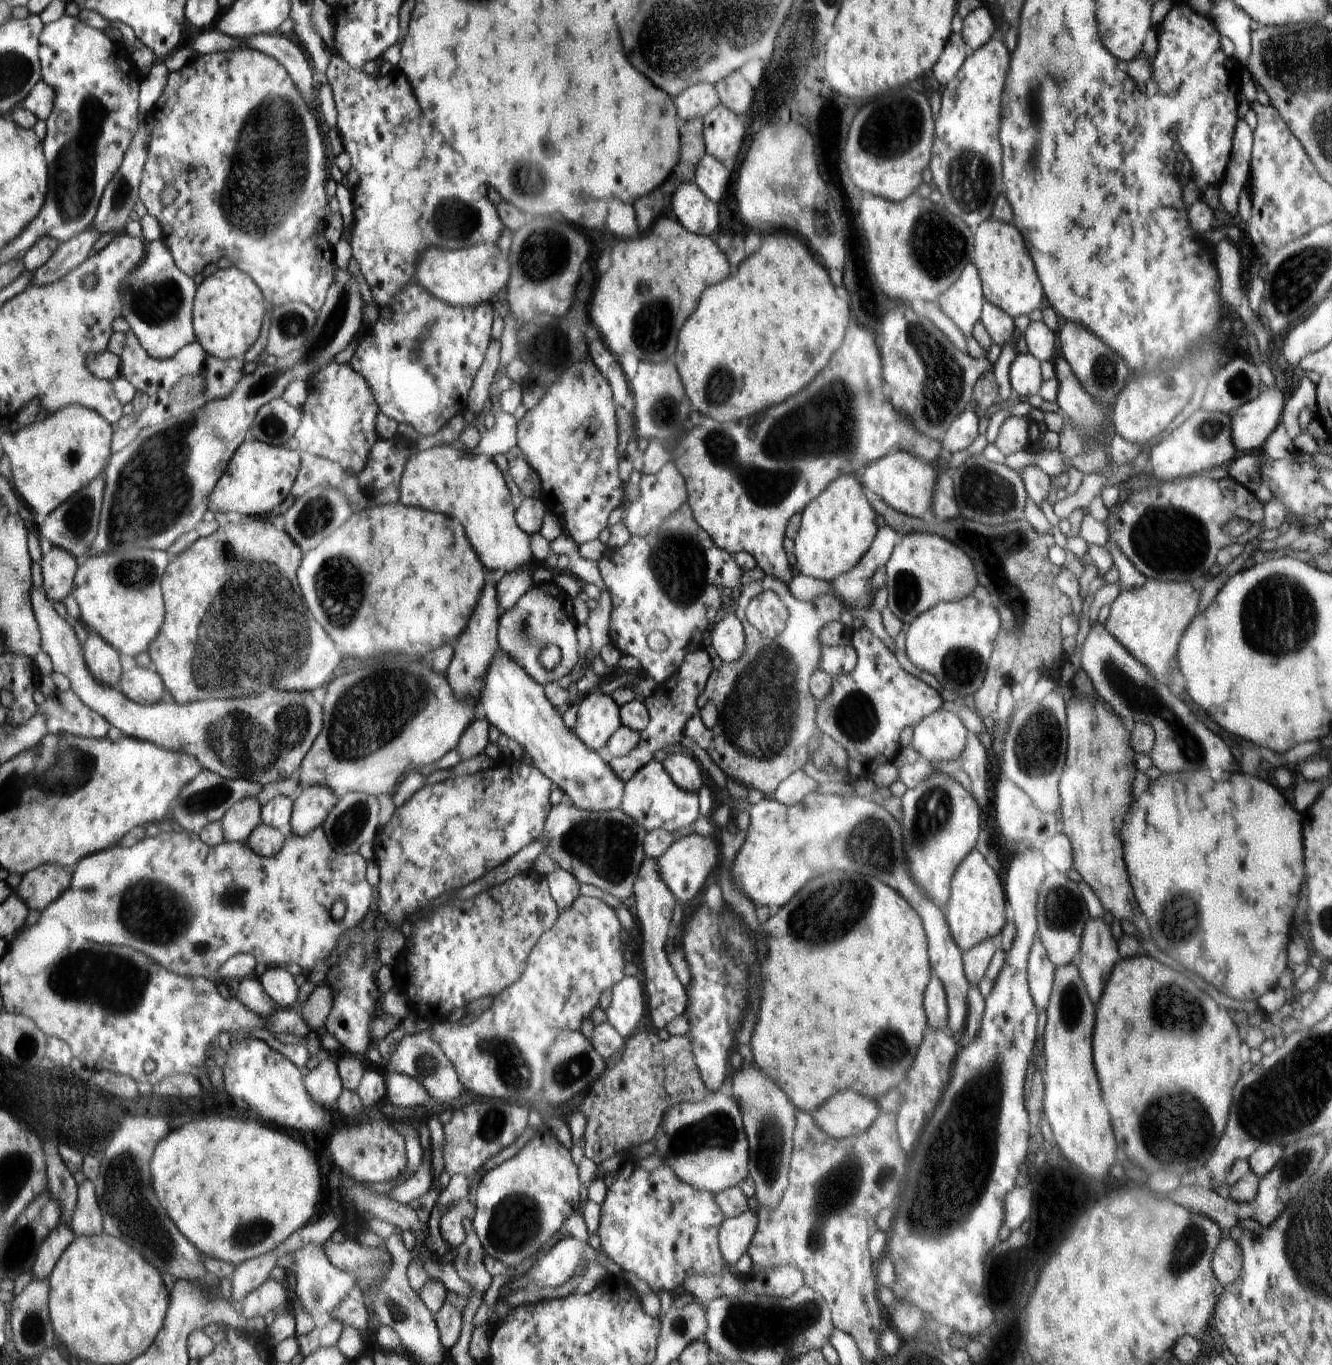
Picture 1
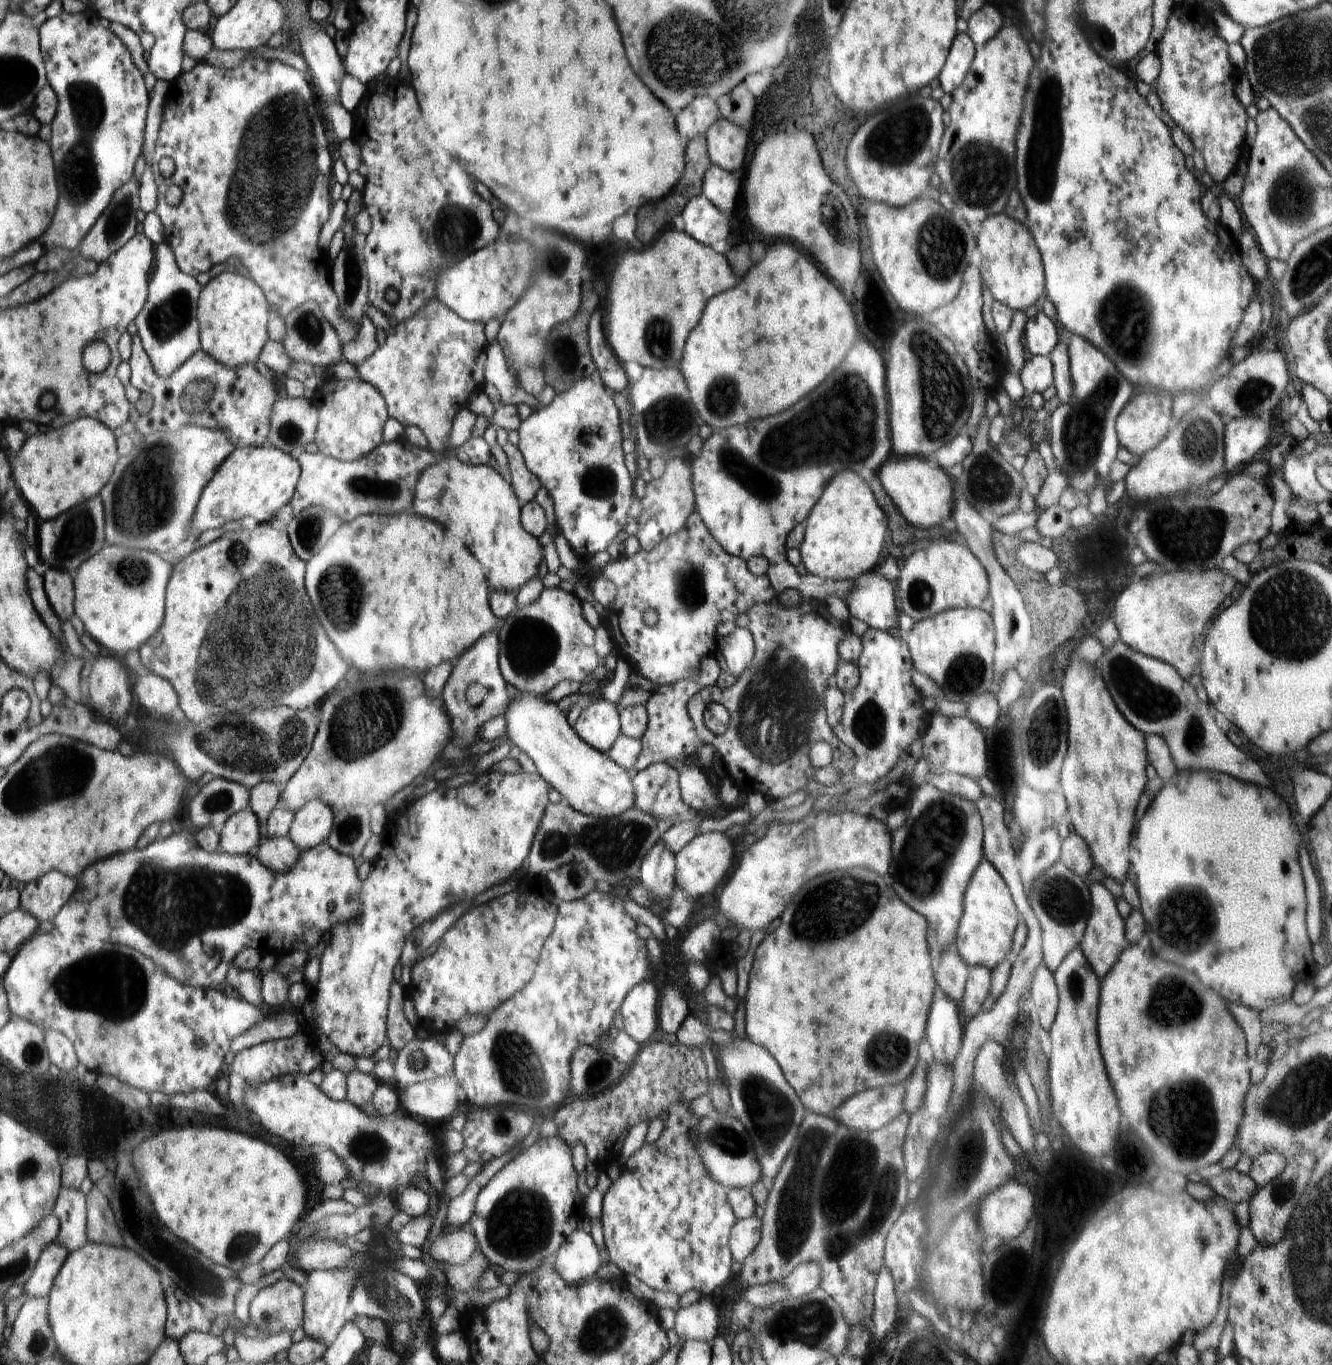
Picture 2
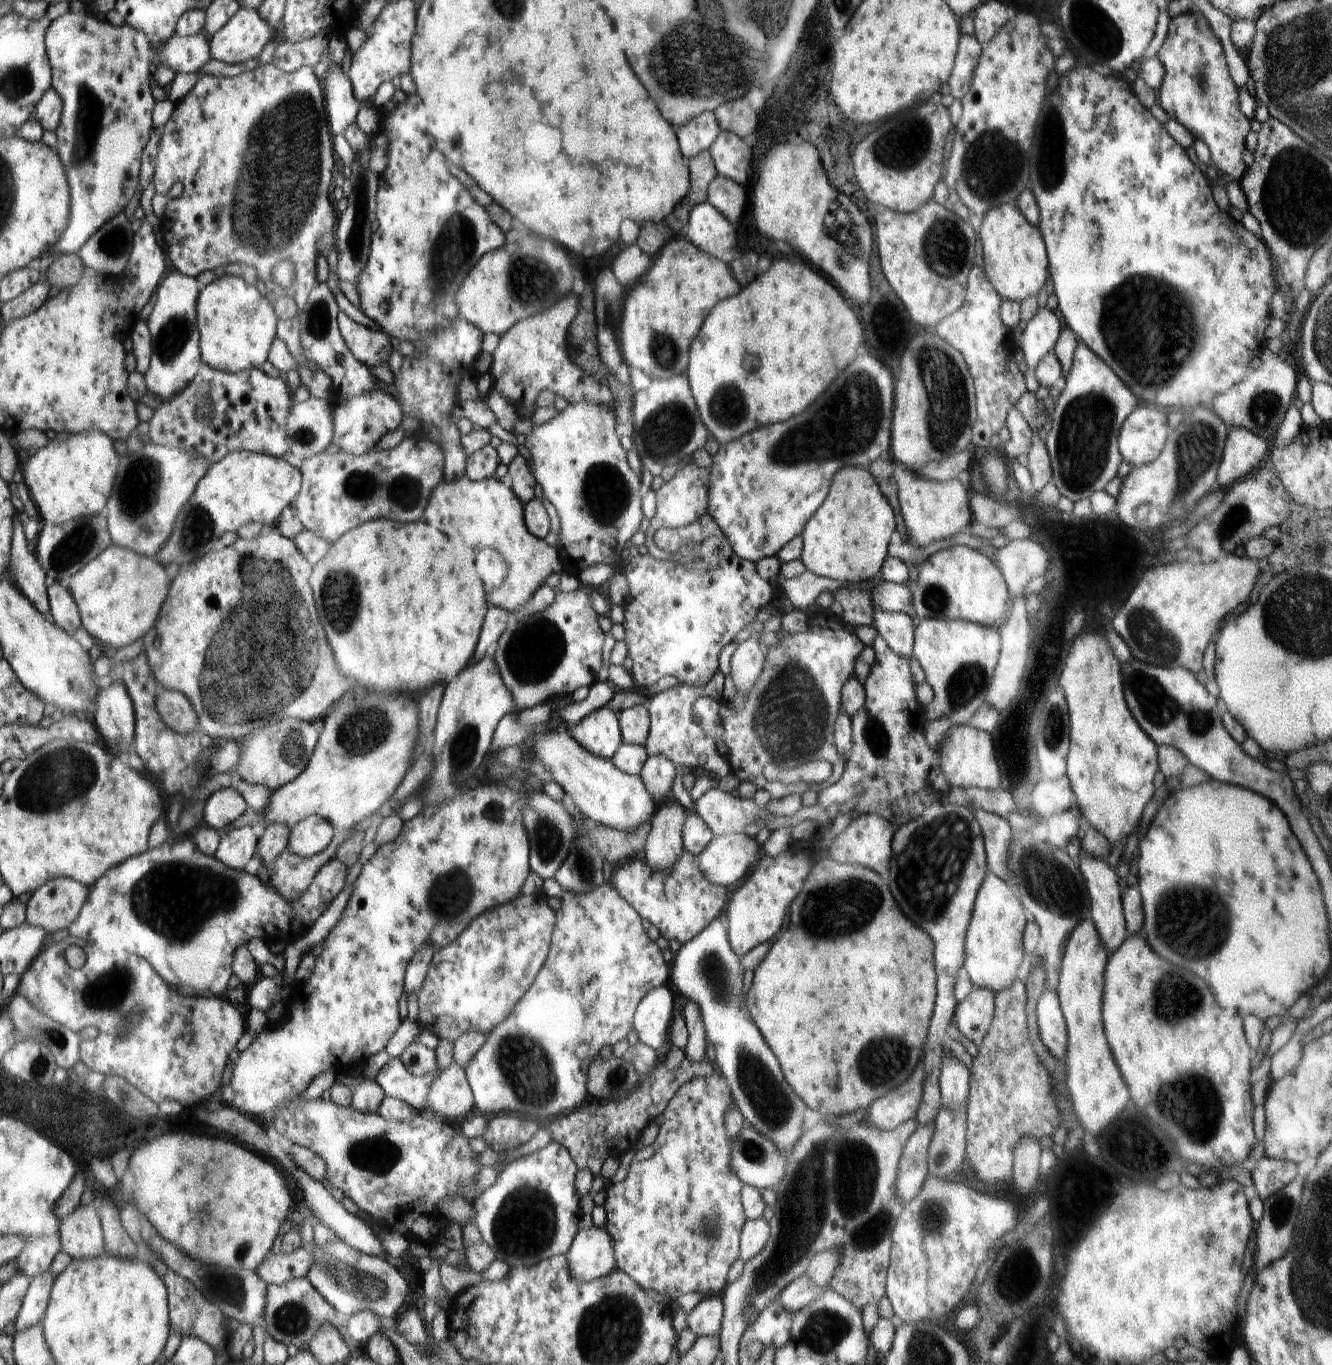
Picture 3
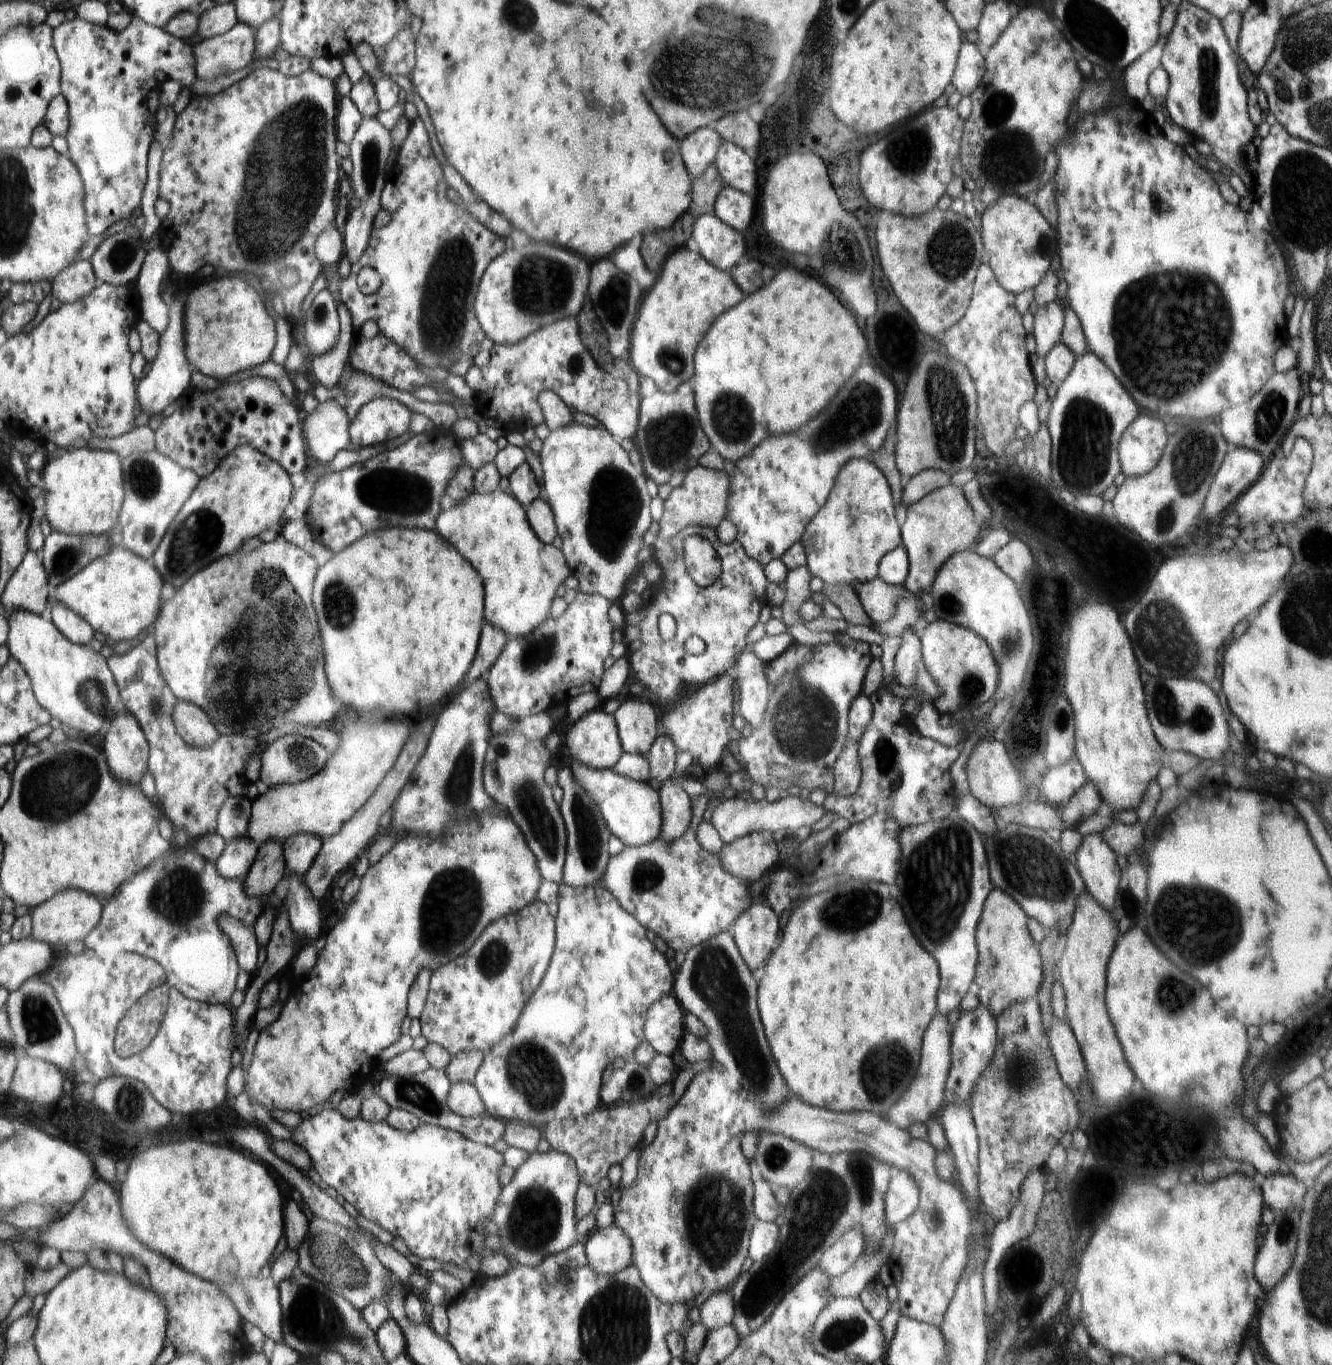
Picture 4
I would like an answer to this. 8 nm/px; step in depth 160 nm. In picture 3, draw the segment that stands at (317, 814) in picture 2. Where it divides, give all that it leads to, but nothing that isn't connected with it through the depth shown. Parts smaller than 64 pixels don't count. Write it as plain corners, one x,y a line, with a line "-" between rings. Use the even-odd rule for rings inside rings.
314,814
306,816
305,820
290,829
288,844
294,854
302,858
312,858
331,844
334,834
334,826

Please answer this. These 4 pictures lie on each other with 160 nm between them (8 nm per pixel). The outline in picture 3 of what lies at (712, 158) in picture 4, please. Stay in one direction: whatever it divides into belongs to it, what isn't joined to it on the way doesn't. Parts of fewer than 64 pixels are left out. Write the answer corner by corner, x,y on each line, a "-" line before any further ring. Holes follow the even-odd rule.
706,110
698,114
678,130
678,140
682,140
682,152
688,158
692,158
702,150
709,150
720,132
720,122
714,116
714,112

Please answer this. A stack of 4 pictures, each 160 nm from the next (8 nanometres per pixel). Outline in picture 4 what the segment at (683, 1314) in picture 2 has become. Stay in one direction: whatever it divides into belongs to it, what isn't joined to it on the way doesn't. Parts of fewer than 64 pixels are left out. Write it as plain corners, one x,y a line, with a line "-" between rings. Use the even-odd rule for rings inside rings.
731,1292
711,1293
709,1298
699,1306
699,1309
701,1323
708,1331
730,1325
735,1315

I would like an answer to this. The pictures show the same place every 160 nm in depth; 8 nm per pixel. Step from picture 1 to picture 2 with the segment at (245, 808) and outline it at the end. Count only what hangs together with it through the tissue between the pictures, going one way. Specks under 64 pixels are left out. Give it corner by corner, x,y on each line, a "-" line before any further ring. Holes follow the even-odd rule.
250,808
233,816
220,830
220,849
230,856
253,854
260,843
260,823

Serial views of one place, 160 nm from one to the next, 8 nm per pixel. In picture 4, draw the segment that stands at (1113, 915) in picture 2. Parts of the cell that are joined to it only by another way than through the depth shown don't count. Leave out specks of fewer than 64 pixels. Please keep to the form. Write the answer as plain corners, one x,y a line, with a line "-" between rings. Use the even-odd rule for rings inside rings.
1100,833
1084,835
1083,838
1076,853
1075,866
1083,878
1085,890
1098,904
1112,912
1122,871
1116,863
1116,854
1113,848
1100,838

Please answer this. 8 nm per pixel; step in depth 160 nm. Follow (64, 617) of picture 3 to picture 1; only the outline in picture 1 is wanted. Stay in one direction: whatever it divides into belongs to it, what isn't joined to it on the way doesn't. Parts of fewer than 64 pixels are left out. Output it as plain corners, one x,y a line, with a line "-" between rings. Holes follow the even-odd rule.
48,547
40,562
43,586
49,599
62,602
74,588
75,572
78,570
76,559
65,550

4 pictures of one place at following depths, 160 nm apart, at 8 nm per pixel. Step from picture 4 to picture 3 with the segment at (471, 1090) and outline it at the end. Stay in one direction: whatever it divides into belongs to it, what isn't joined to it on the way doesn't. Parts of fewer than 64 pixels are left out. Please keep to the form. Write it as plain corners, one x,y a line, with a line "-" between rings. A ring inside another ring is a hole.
456,1060
432,1082
426,1100
429,1106
427,1114
437,1117
439,1120
446,1119
448,1122
457,1122
462,1121
466,1116
470,1116
472,1108
475,1107
473,1092
470,1092
464,1068

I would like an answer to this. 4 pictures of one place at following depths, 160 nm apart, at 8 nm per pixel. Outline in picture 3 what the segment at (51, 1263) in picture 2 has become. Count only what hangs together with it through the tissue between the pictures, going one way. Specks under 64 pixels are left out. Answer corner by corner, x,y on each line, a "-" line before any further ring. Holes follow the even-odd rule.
46,1270
44,1274
30,1278
30,1286
26,1290
24,1301
14,1321
17,1332
22,1332
26,1328
42,1322
55,1278
56,1274
51,1270

